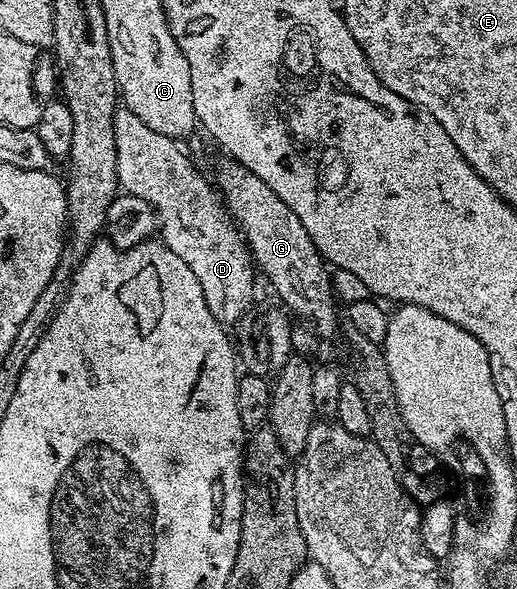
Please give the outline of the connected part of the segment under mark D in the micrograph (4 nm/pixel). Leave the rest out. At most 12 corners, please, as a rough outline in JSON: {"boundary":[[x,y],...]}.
{"boundary":[[126,108],[119,189],[222,324],[252,302],[254,259],[215,185]]}

